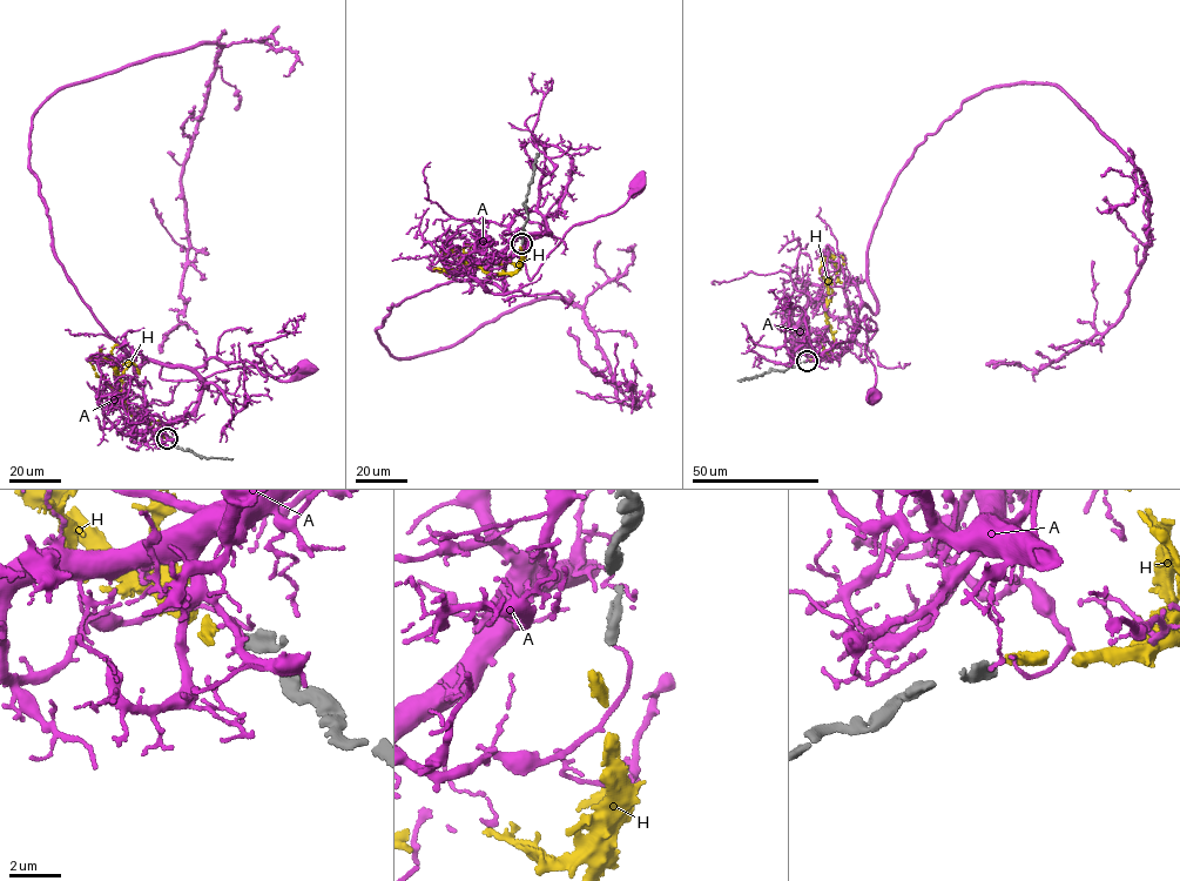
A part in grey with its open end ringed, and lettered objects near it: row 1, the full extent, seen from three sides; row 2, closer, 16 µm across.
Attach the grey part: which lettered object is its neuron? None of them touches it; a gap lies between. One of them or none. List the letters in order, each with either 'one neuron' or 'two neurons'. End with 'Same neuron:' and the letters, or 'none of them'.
A: two neurons
H: one neuron
Same neuron: H

